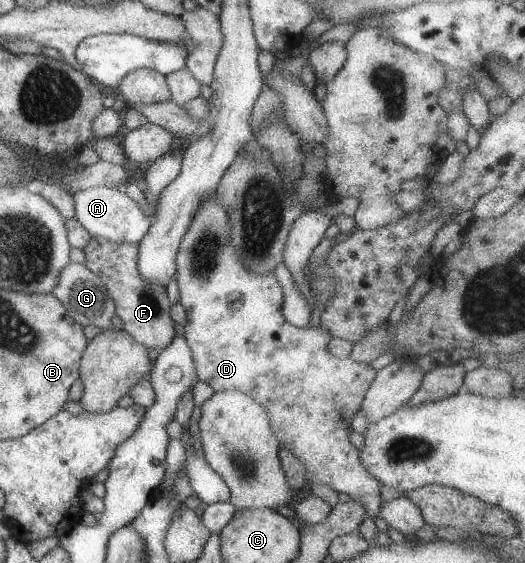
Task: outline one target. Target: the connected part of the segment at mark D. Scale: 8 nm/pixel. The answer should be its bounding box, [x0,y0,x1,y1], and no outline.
[174,193,380,519]

